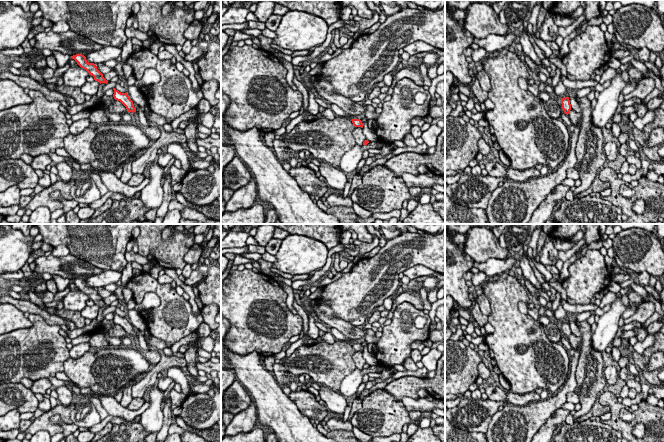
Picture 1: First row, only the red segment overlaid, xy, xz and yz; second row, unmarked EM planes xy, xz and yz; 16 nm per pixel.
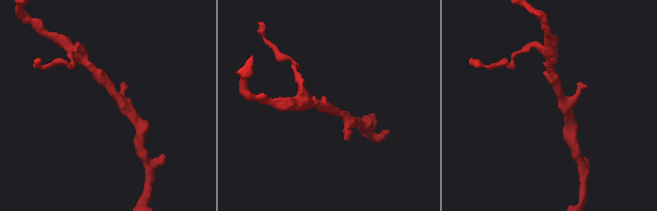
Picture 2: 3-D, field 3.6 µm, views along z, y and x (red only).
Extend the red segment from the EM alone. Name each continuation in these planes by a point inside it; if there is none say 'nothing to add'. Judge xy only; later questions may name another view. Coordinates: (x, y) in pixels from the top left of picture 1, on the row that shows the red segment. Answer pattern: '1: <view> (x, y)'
nothing to add

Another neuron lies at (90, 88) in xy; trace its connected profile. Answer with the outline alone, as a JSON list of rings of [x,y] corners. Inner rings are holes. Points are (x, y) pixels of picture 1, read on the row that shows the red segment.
[[[93,81],[93,82],[85,82],[80,88],[82,93],[84,93],[85,95],[95,95],[98,92],[98,88],[99,88],[100,83],[98,81]]]

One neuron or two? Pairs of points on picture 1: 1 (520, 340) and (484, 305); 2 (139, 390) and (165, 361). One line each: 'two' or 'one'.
1: two
2: one

